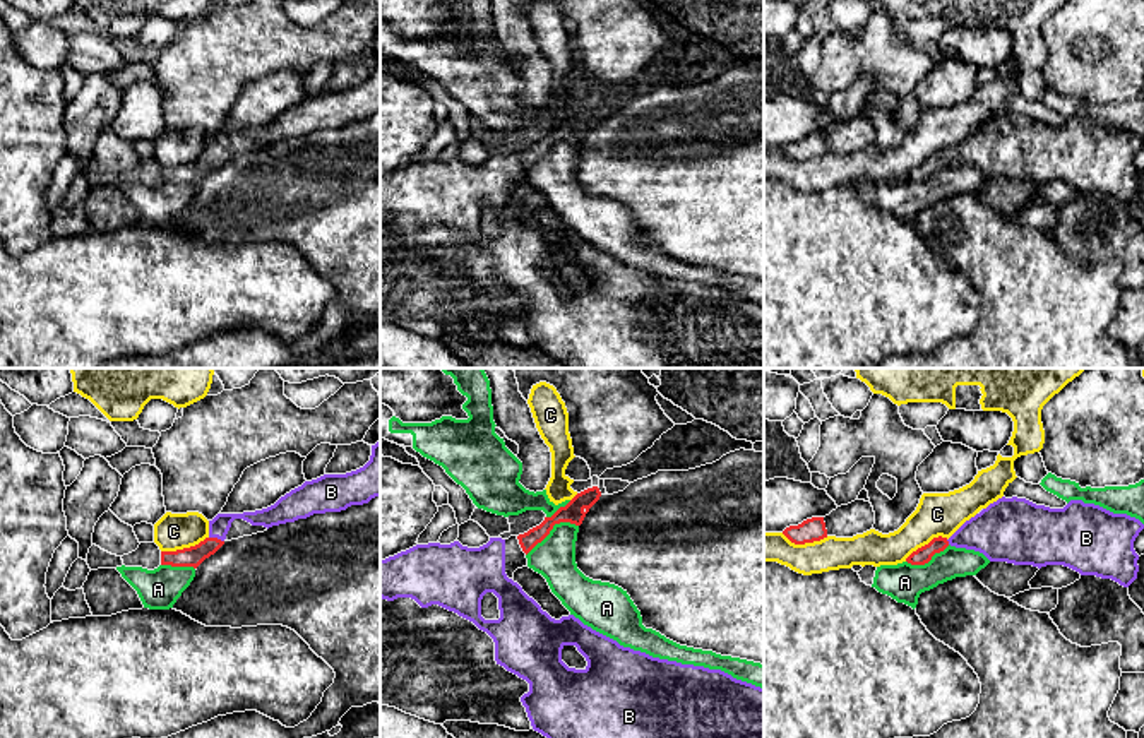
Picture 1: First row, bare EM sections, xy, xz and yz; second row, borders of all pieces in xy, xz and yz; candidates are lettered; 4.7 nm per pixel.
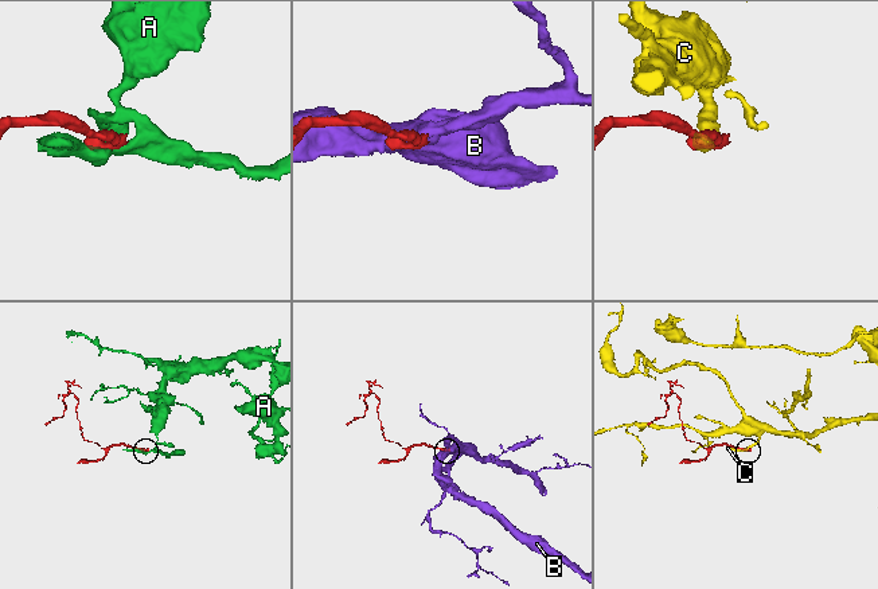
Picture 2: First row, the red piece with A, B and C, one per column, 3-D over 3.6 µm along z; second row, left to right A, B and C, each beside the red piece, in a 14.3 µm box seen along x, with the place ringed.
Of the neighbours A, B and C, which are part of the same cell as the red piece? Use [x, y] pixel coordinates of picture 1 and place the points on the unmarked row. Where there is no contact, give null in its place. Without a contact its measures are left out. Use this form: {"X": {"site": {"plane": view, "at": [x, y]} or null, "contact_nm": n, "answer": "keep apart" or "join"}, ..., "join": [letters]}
{"A": {"site": {"plane": "xz", "at": [552, 144]}, "contact_nm": 280, "answer": "keep apart"}, "B": {"site": {"plane": "xy", "at": [216, 154]}, "contact_nm": 80, "answer": "join"}, "C": {"site": {"plane": "xy", "at": [184, 165]}, "contact_nm": 240, "answer": "keep apart"}, "join": ["B"]}

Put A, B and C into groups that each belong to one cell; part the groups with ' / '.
A / B / C

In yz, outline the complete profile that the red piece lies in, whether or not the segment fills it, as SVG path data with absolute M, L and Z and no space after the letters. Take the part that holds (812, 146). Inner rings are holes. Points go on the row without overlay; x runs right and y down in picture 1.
M812 134L798 142L789 142L783 151L795 161L813 159L827 154L824 134Z

